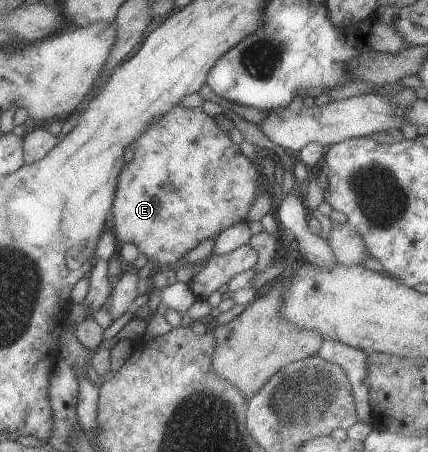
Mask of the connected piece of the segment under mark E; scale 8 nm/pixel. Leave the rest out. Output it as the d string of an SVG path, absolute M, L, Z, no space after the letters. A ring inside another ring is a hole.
M180 106L170 108L168 113L165 113L161 120L153 121L136 141L133 141L132 146L133 157L129 162L125 162L124 169L121 169L120 176L117 177L117 196L116 201L113 201L113 231L117 235L119 245L127 243L133 244L137 250L151 263L154 263L156 268L167 268L177 264L177 261L190 250L194 249L201 241L206 239L216 239L218 235L235 223L245 222L245 215L249 211L249 207L253 205L253 201L257 199L257 183L259 183L259 173L255 169L255 165L249 161L249 158L242 155L238 145L229 139L226 131L217 127L217 123L213 118L208 117L203 113L201 108L190 108Z

